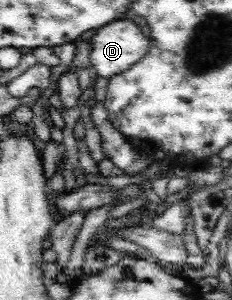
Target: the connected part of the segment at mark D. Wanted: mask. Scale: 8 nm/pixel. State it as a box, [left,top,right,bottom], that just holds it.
[90,19,150,79]

